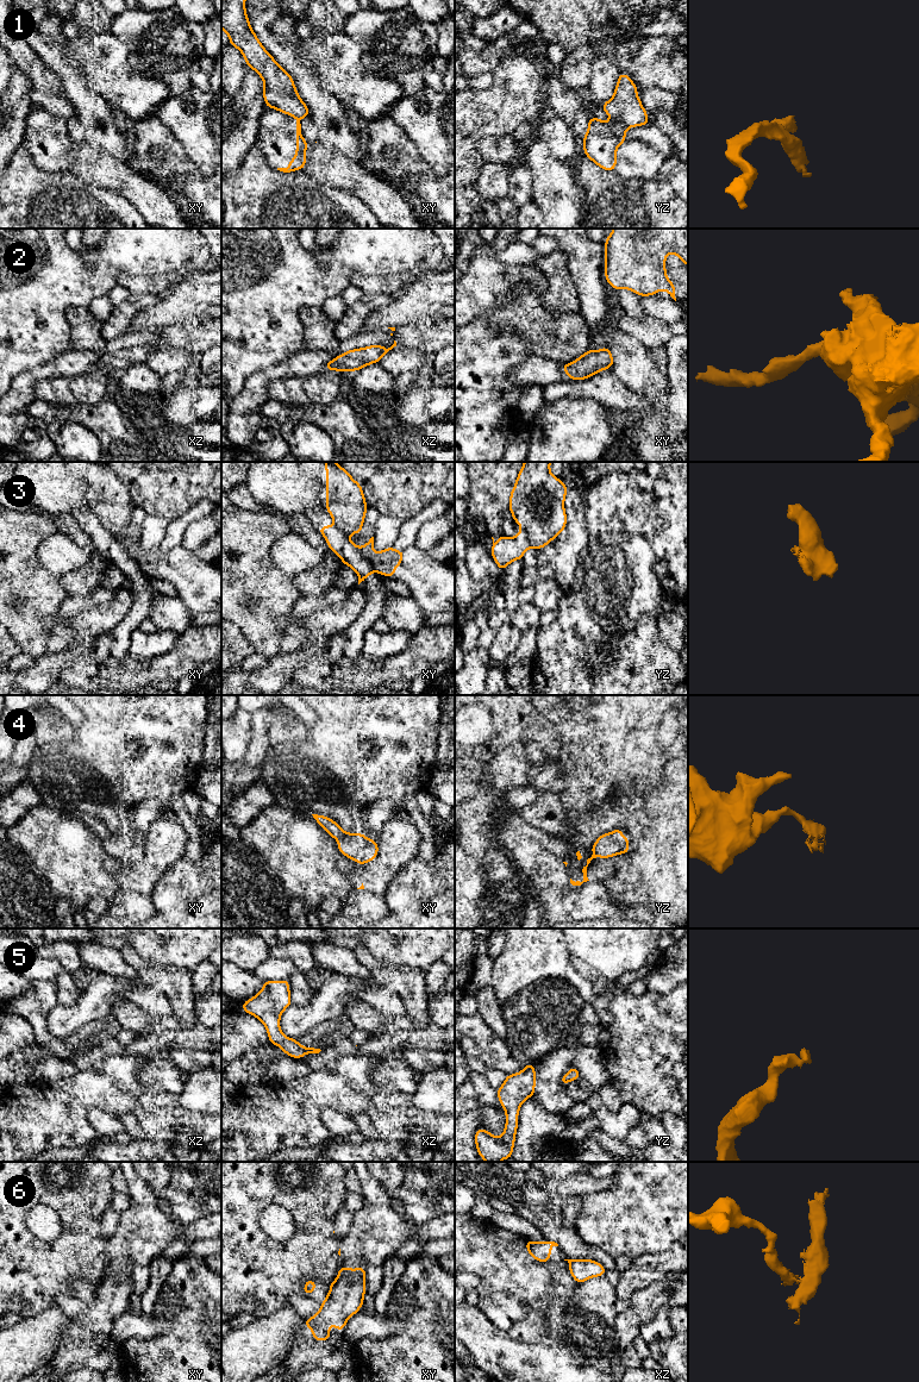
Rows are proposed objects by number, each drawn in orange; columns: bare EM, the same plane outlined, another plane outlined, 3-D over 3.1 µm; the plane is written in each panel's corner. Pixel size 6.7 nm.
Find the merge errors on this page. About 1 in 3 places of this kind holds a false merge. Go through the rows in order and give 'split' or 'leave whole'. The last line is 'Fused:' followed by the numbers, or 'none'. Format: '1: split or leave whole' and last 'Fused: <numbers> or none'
1: split
2: leave whole
3: split
4: split
5: leave whole
6: split
Fused: 1, 3, 4, 6

